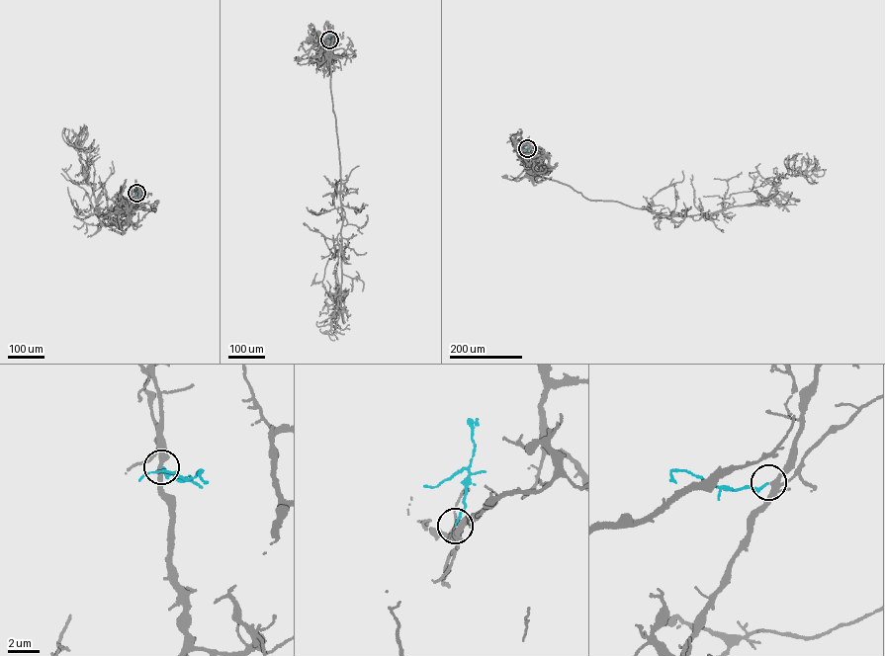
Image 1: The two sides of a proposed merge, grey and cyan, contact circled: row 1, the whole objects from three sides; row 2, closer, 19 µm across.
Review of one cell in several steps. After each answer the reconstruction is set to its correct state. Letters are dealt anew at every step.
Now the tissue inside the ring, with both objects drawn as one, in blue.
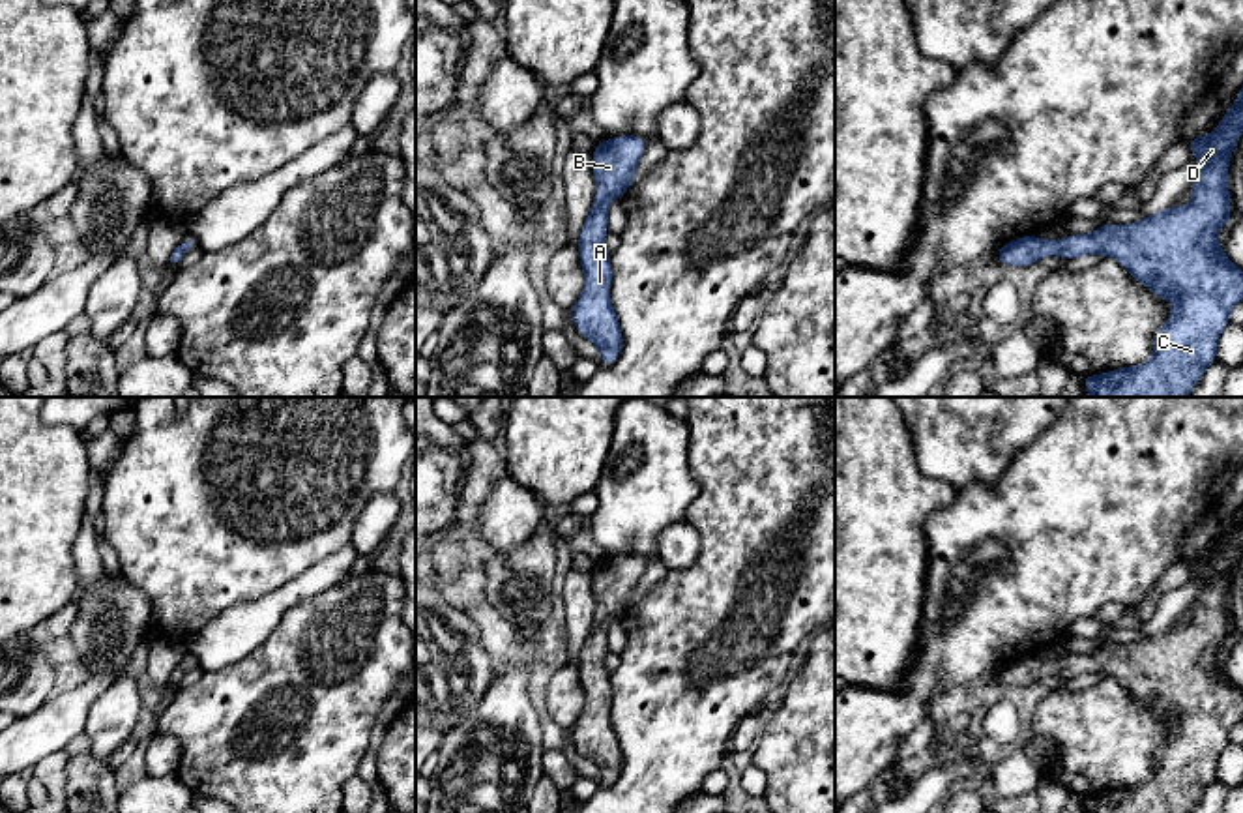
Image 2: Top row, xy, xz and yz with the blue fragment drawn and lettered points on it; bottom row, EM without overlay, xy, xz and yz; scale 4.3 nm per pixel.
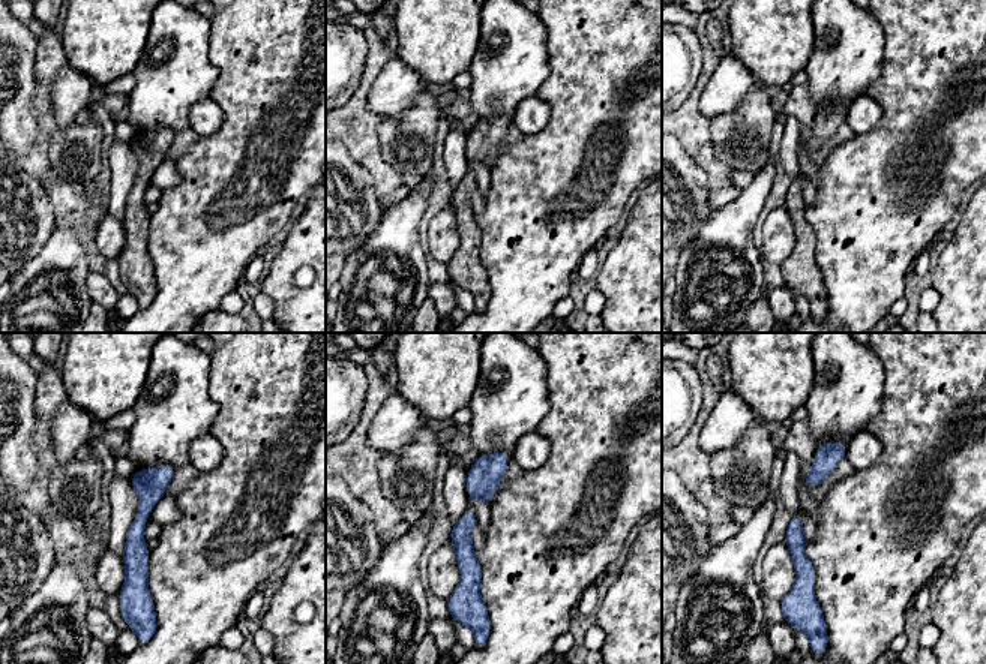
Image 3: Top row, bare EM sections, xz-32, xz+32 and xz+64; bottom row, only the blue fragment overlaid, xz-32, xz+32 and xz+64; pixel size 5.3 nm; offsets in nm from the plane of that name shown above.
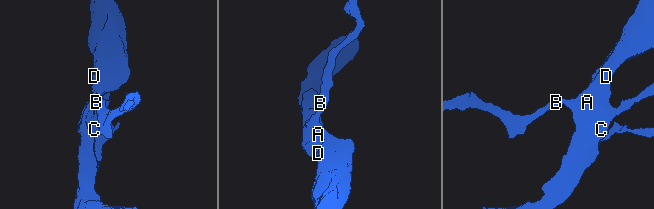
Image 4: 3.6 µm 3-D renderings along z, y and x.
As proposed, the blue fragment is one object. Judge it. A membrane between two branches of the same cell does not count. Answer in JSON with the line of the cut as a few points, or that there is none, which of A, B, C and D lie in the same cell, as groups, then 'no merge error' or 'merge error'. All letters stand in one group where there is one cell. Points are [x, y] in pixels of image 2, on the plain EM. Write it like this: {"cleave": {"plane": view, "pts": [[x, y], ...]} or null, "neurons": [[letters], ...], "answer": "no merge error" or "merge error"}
{"cleave": null, "neurons": [["A", "B", "C", "D"]], "answer": "no merge error"}

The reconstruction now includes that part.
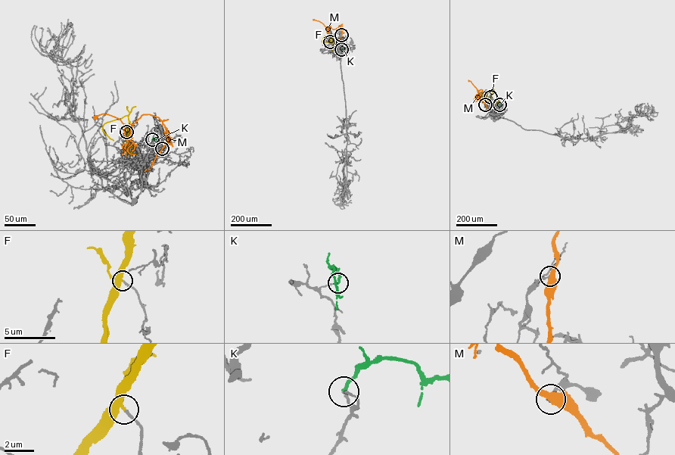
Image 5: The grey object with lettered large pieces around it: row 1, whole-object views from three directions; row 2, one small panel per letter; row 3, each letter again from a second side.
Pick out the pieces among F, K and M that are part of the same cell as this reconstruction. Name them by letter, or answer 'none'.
none

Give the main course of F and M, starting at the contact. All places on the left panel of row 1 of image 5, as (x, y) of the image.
F: (126, 132), (128, 115), (104, 123), (102, 129), (113, 140)
M: (162, 148), (168, 135), (158, 117), (144, 114), (134, 123), (127, 125), (104, 113), (93, 118)

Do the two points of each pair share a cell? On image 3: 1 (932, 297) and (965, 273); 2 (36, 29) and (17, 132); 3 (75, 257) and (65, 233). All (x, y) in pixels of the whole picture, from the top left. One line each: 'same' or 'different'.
1: different
2: different
3: same

